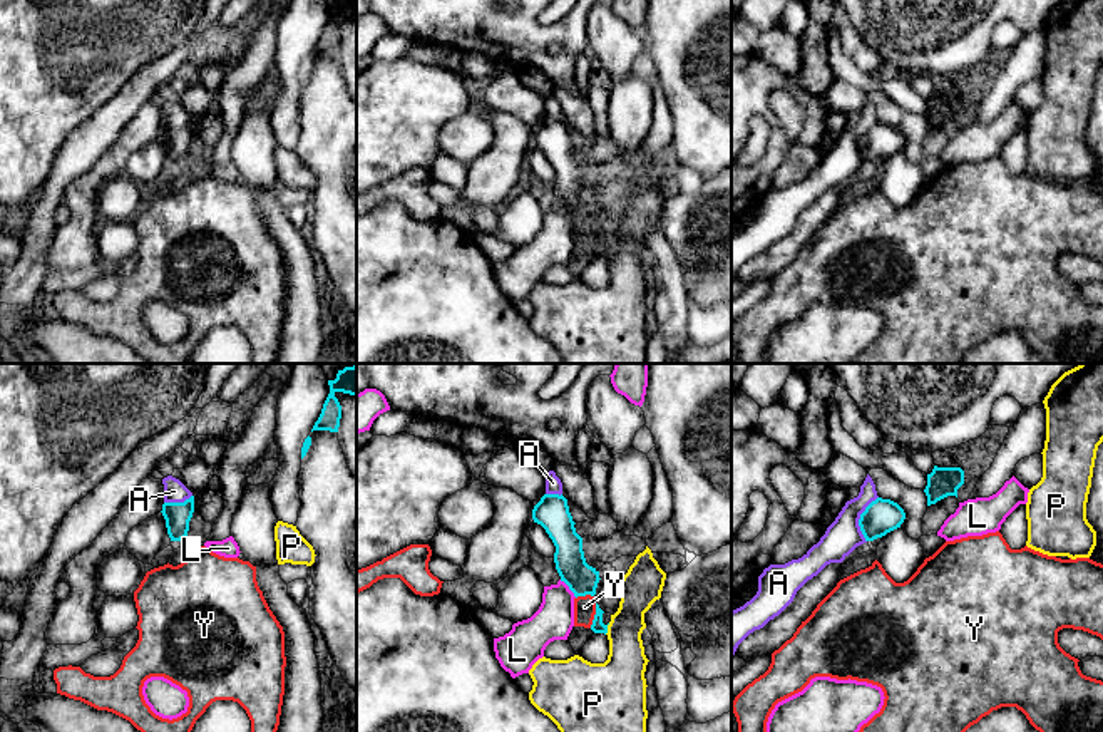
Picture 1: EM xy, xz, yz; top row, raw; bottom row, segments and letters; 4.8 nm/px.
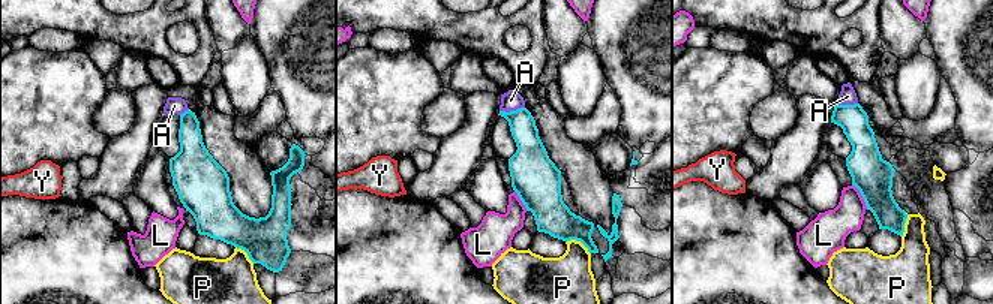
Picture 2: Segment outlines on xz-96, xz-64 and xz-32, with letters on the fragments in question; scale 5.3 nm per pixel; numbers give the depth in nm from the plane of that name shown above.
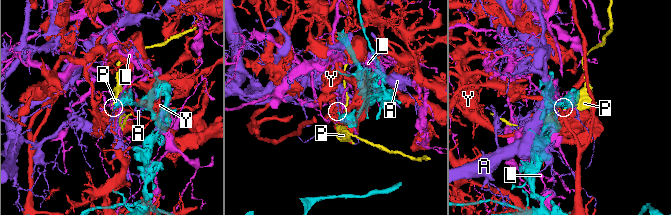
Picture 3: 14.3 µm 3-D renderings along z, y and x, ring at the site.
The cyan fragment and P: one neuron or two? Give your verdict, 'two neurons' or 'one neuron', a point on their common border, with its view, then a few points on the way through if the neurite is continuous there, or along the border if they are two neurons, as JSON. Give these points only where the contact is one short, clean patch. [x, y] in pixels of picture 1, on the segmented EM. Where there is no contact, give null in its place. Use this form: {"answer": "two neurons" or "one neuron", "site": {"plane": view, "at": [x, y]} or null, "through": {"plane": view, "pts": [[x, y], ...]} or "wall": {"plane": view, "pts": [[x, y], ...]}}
{"answer": "two neurons", "site": {"plane": "xz", "at": [606, 628]}, "wall": {"plane": "xz", "pts": [[610, 623], [605, 634]]}}

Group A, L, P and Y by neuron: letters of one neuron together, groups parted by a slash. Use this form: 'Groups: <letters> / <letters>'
Groups: A / L / P / Y

